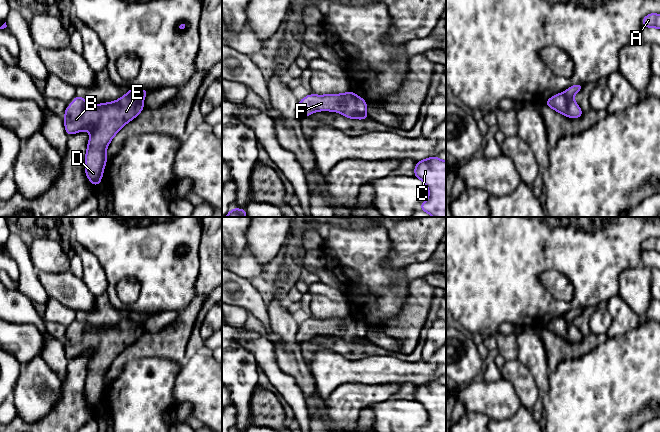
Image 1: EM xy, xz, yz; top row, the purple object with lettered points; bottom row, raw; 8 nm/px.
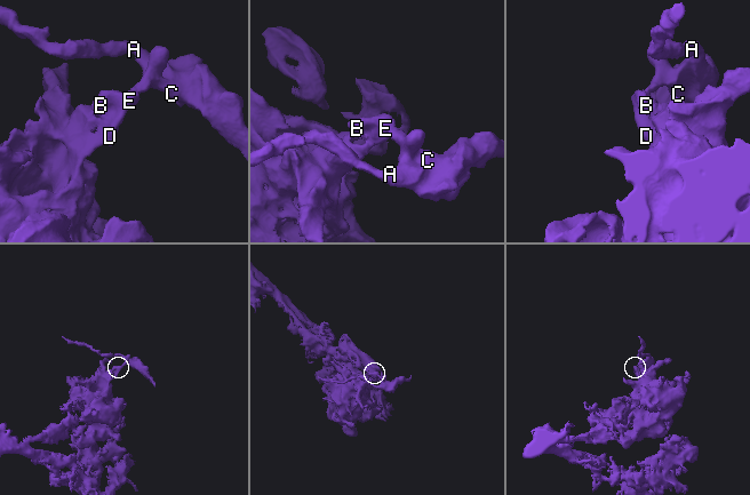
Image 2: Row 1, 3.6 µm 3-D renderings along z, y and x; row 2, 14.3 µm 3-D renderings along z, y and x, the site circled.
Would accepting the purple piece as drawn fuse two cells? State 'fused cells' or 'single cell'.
fused cells

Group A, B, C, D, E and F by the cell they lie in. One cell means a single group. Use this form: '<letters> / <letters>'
A C / B D E F

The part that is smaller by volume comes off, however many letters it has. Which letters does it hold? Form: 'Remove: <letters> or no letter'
Remove: A, C

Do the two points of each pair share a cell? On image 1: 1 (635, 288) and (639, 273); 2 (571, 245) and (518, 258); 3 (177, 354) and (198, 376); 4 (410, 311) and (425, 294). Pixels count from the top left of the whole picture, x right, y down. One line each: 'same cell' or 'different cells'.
1: same cell
2: same cell
3: different cells
4: same cell

